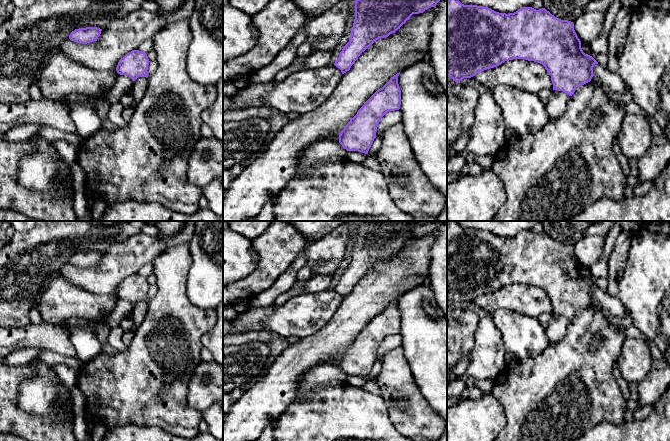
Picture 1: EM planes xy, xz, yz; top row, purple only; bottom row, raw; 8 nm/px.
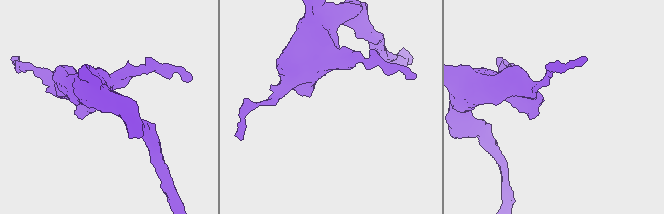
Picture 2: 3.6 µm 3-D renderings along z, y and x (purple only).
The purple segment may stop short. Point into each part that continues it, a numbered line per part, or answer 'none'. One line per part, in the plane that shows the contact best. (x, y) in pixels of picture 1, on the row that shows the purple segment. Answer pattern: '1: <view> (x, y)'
none

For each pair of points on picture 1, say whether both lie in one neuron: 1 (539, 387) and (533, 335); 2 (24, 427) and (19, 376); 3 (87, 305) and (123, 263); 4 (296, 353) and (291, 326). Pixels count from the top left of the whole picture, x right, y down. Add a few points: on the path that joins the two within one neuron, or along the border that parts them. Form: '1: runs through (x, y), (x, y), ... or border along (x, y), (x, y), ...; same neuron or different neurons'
1: border along (550, 343), (532, 357), (515, 359); different neurons
2: runs through (11, 414), (11, 389); same neuron
3: border along (74, 285), (93, 293), (115, 294); different neurons
4: border along (321, 327), (315, 332), (300, 338); different neurons

